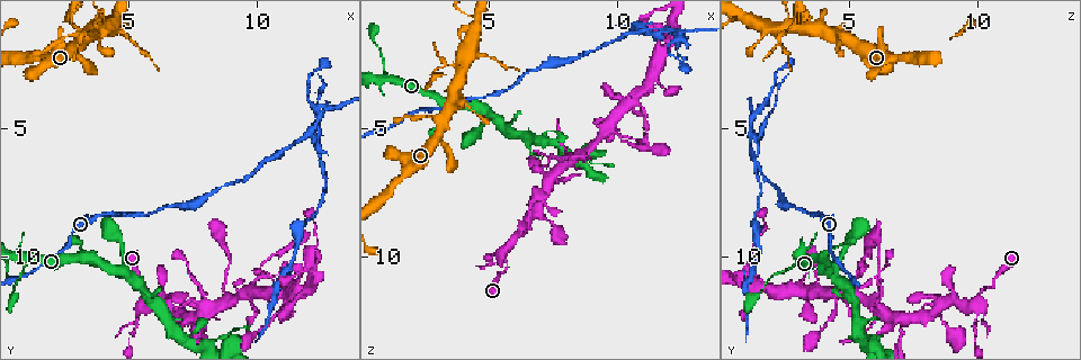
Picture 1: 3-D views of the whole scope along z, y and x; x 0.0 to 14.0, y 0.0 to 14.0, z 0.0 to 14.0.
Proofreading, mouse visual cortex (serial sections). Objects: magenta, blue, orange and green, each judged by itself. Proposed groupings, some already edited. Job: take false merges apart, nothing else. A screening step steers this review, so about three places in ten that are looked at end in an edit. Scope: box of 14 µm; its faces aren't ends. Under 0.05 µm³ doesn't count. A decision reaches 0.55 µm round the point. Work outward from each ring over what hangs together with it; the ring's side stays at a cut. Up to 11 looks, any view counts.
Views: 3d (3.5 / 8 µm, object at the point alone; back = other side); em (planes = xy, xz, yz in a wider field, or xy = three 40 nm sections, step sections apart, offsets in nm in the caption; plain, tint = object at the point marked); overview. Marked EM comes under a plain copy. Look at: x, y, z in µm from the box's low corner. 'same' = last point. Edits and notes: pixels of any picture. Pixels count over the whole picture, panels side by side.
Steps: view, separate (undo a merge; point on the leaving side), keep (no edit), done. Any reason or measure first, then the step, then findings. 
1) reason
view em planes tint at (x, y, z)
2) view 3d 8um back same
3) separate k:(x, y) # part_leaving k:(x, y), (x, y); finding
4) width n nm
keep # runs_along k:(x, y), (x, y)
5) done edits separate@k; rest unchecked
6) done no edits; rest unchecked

abrupt turn
view 3d 3.5um back at (5.4, 11.9, 9.9)

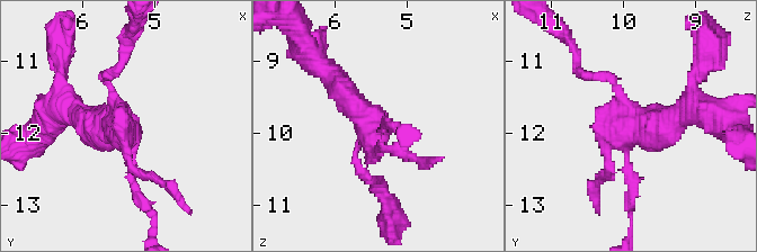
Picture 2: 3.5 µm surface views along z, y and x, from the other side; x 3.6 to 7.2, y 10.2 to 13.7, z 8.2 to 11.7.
view em xy step 3 tint at (5.50, 11.85, 9.85)

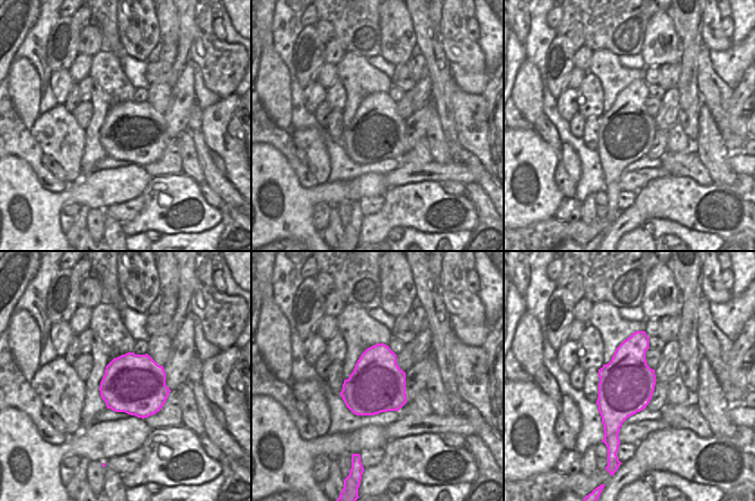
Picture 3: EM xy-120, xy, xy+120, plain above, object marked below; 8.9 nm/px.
keep # runs_along 2:(590, 75), (611, 79), (639, 127), (685, 110); continuous, no second cell

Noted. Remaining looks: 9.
view 3d 3.5um at (8.2, 12.1, 6.2)

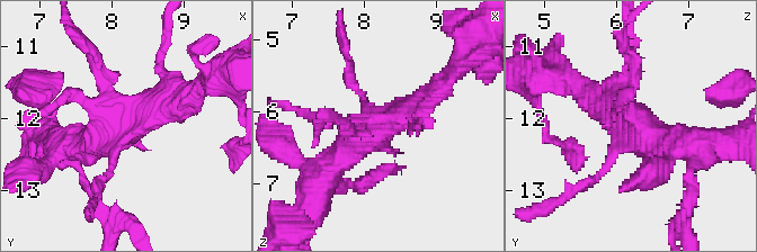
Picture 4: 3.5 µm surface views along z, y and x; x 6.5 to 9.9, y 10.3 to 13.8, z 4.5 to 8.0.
shape alone is not enough
view em xy step 5 tint at (8.15, 12.15, 6.35)

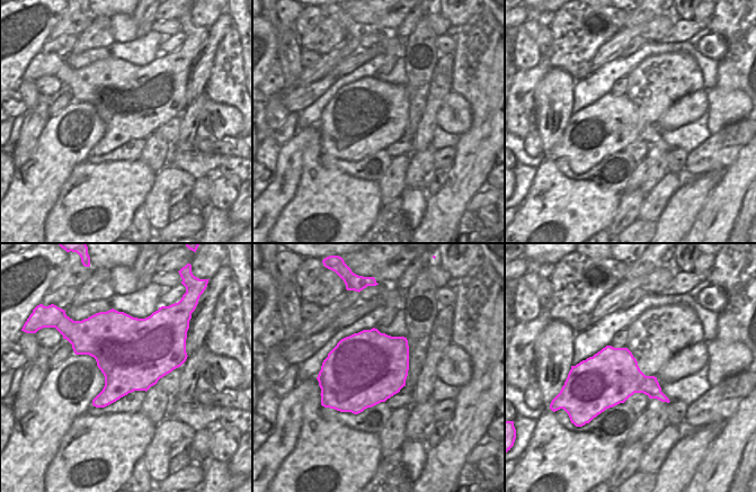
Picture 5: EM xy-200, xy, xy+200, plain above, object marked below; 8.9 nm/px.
keep # runs_along 4:(321, 179), (353, 144), (433, 92); continuous, no second cell

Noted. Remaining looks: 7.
three-way junction
view 3d 3.5um back at (9.4, 11.4, 5.2)

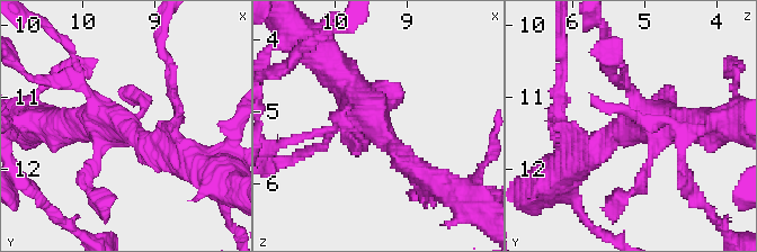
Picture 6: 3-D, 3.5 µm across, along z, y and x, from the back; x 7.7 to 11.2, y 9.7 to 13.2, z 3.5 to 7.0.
view em xy step 1 tint at (9.40, 11.45, 5.15)

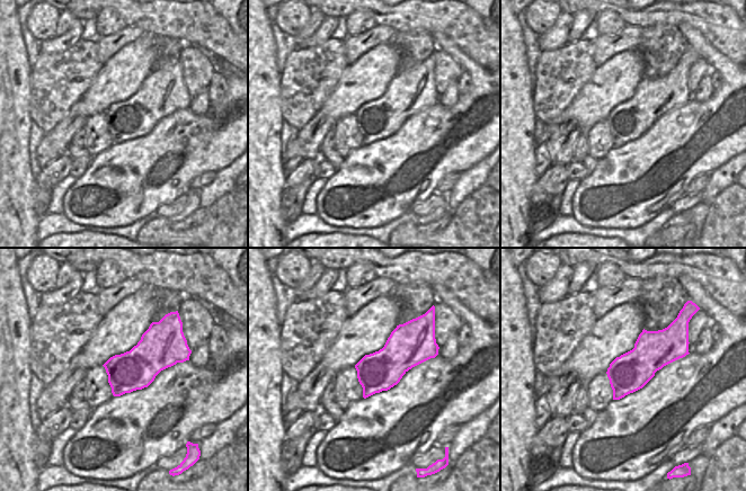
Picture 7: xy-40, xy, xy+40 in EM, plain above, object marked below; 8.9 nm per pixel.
keep # runs_along 6:(420, 173), (331, 63); all the same cell

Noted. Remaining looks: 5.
a narrow waist
view 3d 3.5um at (4.8, 8.3, 3.8)

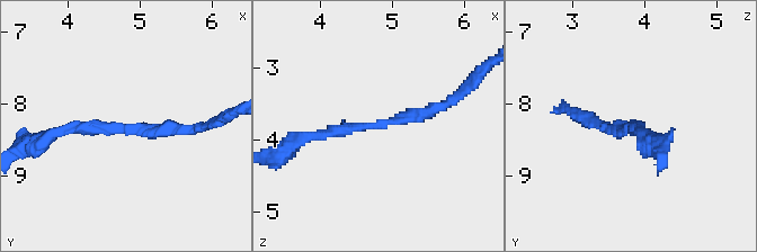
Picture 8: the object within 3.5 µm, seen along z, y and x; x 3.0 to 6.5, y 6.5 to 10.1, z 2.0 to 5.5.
arm_widths 150, 150 nm
view em xy step 1 tint at (4.70, 8.30, 3.85)

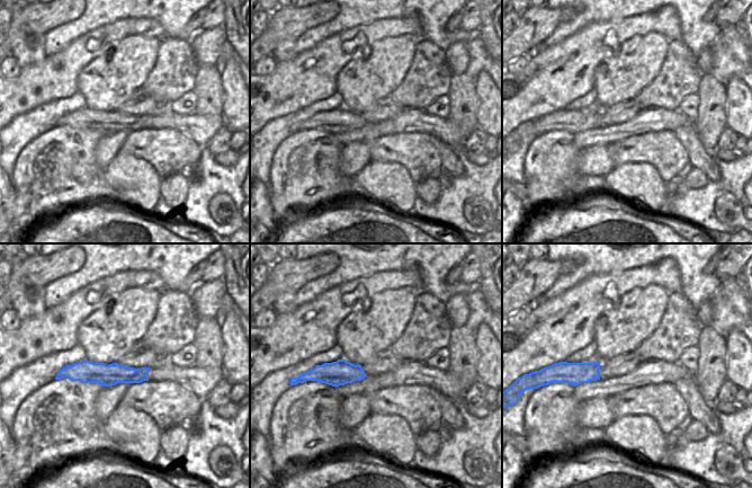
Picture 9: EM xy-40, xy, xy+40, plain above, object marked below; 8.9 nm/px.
keep # runs_along 9:(145, 370), (141, 374), (65, 374); continuous, no second cell

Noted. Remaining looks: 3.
branch point
view em xy step 3 tint at (1.1, 10.2, 3.1)

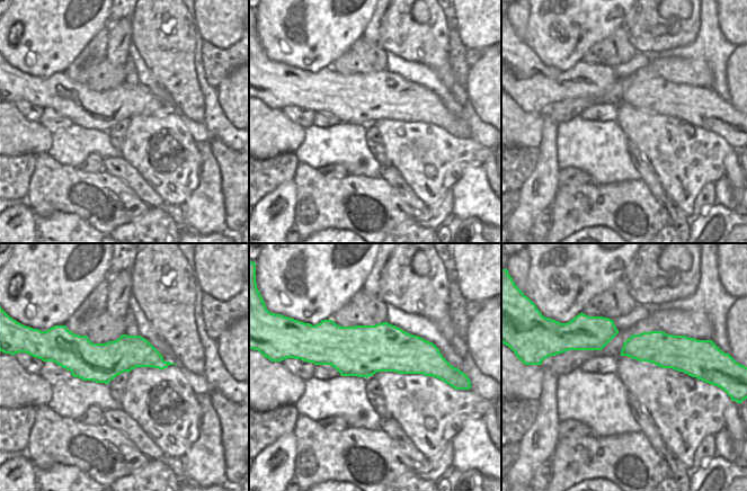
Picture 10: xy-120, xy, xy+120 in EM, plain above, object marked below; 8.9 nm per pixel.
see where the arms go
view 3d 3.5um back same

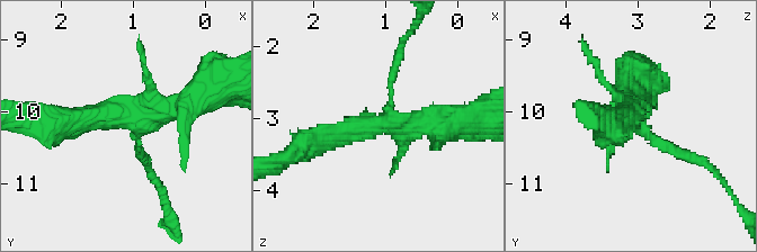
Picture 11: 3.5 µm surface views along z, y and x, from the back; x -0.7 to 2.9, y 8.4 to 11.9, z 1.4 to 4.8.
keep # runs_along 11:(61, 122), (151, 115), (199, 98); one cell here

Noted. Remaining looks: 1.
done no edits; rest unchecked

